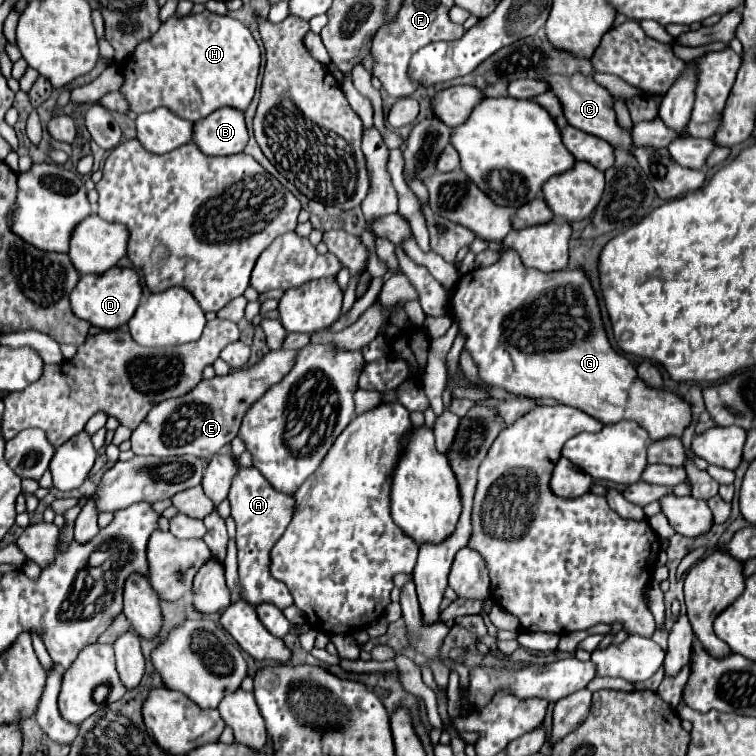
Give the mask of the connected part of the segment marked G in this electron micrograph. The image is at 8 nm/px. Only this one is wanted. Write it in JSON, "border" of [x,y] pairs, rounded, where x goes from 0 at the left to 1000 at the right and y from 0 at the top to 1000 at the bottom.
{"border":[[[683,331],[667,333],[659,347],[608,365],[595,394],[595,418],[614,444],[614,463],[627,474],[635,503],[646,511],[667,513],[683,524],[701,524],[712,529],[733,526],[780,548],[796,561],[839,556],[860,574],[860,582],[881,577],[899,579],[902,569],[913,561],[915,542],[910,529],[889,519],[854,511],[841,497],[831,474],[807,458],[796,431],[791,397],[770,357],[720,362],[706,354],[696,354]]]}

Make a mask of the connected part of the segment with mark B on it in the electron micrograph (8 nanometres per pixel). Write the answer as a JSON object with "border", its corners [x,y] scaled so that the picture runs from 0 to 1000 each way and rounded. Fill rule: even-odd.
{"border":[[[304,140],[286,146],[257,164],[254,188],[278,206],[317,204],[328,190],[328,172],[323,148],[304,146]]]}

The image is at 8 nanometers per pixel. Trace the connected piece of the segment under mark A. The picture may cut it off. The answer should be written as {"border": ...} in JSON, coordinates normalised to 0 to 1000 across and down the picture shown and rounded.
{"border":[[[307,601],[315,616],[315,627],[310,630],[302,661],[307,669],[307,685],[312,690],[312,722],[315,722],[315,767],[320,775],[320,794],[333,802],[347,796],[362,796],[368,804],[378,804],[386,799],[384,783],[373,770],[368,770],[357,759],[357,728],[376,706],[378,696],[389,683],[389,659],[373,651],[365,651],[357,638],[339,619],[320,619],[315,606]]]}

